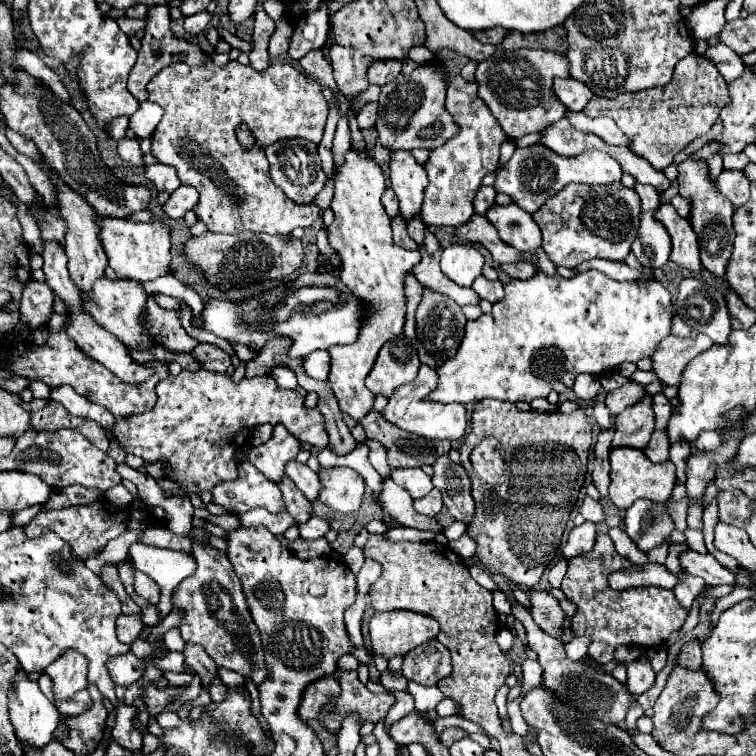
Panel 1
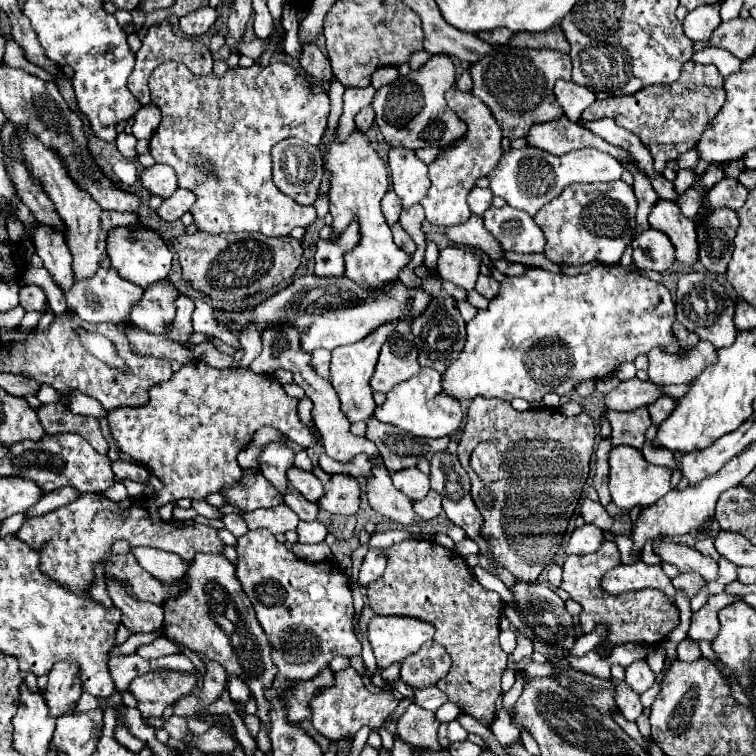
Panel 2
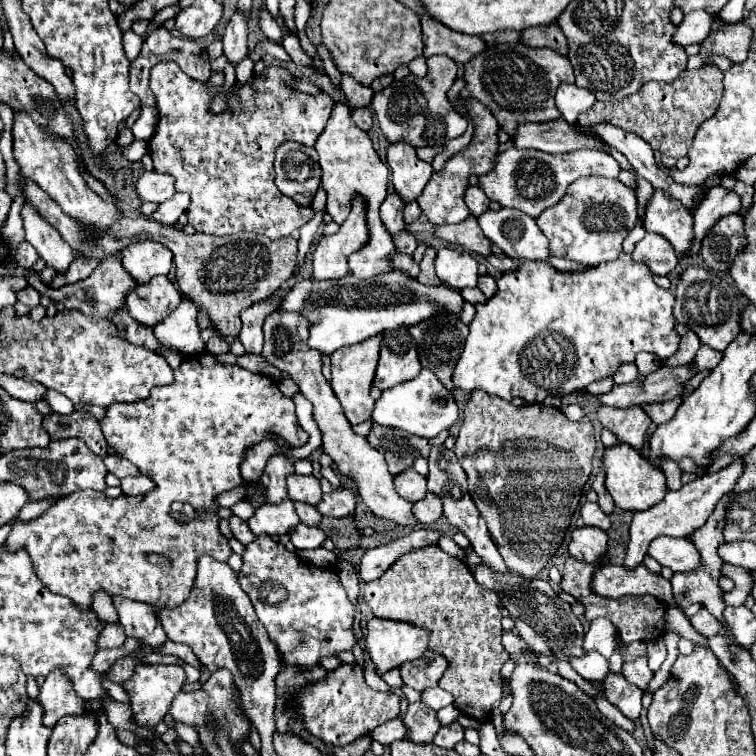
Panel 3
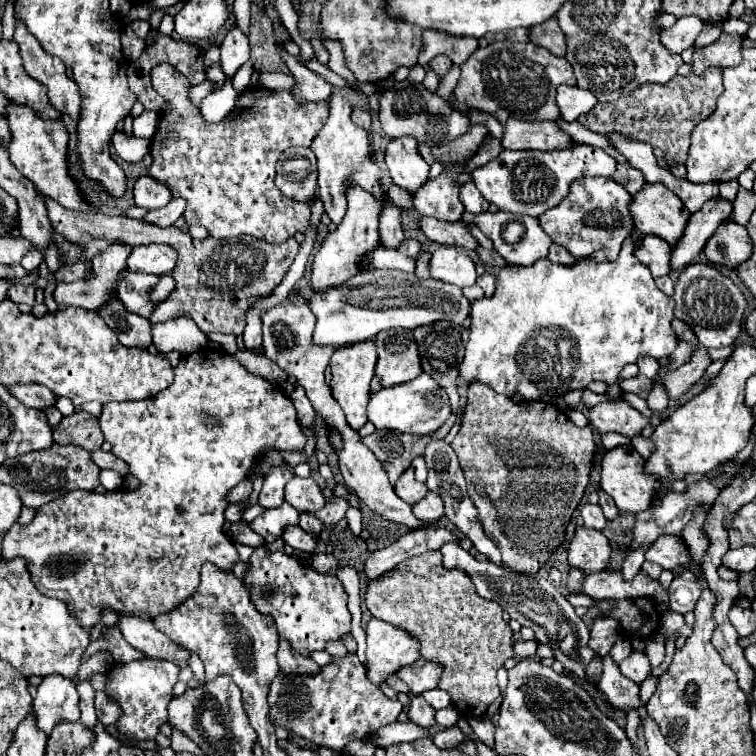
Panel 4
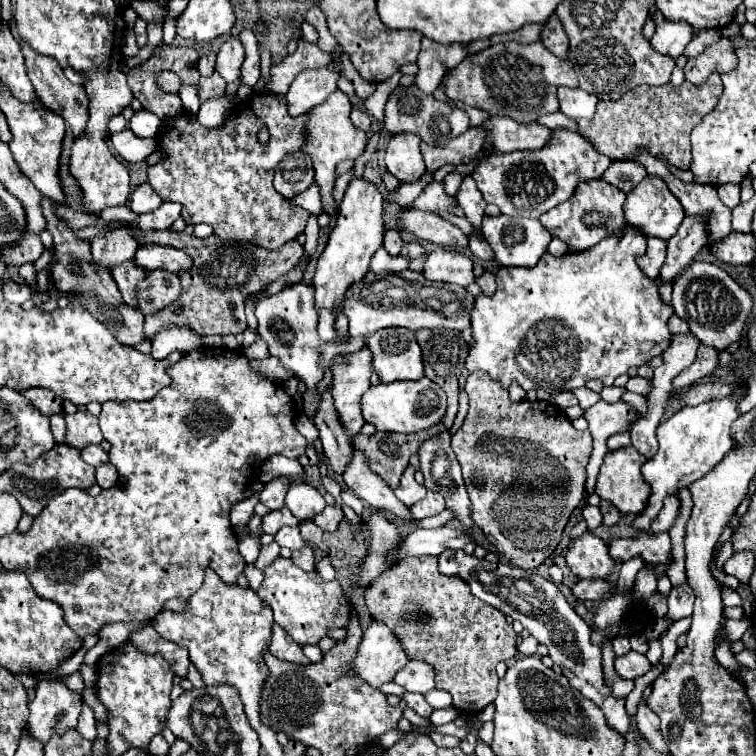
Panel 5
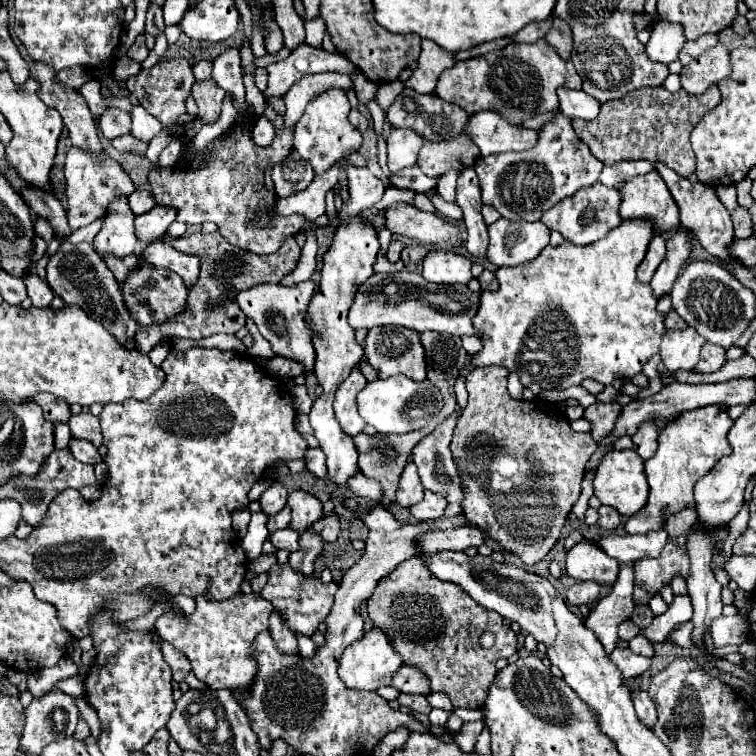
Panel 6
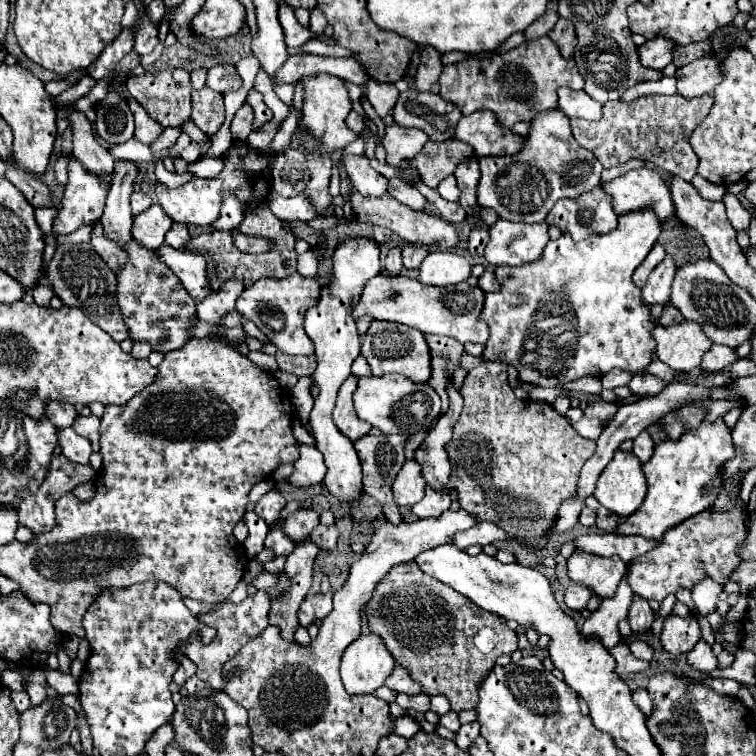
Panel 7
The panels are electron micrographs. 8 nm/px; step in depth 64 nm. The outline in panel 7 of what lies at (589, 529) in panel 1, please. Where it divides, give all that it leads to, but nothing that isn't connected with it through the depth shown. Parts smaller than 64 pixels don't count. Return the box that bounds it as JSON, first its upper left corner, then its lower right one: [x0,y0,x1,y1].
[568,552,628,598]

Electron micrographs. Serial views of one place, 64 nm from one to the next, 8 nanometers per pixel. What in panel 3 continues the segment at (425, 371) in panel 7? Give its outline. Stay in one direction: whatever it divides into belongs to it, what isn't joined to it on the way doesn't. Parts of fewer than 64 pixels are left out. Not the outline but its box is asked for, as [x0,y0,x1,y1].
[374,328,422,390]

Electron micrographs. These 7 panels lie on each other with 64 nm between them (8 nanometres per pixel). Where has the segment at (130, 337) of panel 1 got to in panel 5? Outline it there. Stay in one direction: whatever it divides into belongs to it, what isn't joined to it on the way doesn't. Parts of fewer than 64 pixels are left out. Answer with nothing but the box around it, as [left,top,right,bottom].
[92,226,138,268]

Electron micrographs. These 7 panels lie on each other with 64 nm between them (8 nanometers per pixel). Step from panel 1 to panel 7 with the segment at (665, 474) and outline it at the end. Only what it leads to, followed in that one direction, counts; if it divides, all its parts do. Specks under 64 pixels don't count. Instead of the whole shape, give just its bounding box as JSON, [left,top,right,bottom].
[594,450,646,518]

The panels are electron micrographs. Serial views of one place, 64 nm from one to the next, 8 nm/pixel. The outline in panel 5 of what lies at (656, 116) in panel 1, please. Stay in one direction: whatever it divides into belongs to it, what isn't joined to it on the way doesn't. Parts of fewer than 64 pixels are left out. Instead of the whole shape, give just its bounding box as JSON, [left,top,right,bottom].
[576,74,720,170]

